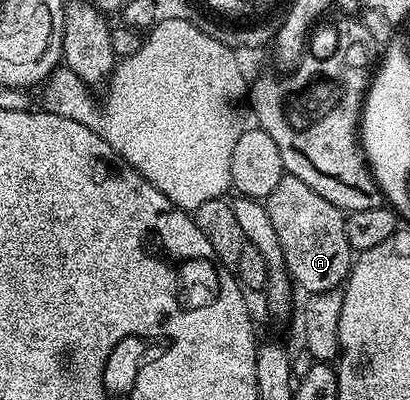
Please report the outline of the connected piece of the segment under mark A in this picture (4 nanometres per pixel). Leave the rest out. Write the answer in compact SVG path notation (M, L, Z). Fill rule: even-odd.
M285 173L272 189L264 205L268 216L272 216L272 225L276 227L276 237L280 239L280 248L284 252L286 261L286 272L290 275L293 285L306 290L307 295L337 290L350 277L352 265L352 251L348 244L348 238L344 236L344 228L337 221L334 223L333 214L336 214L336 207L324 200L315 190L310 190L304 180L296 180L296 176ZM310 226L315 234L310 234Z

